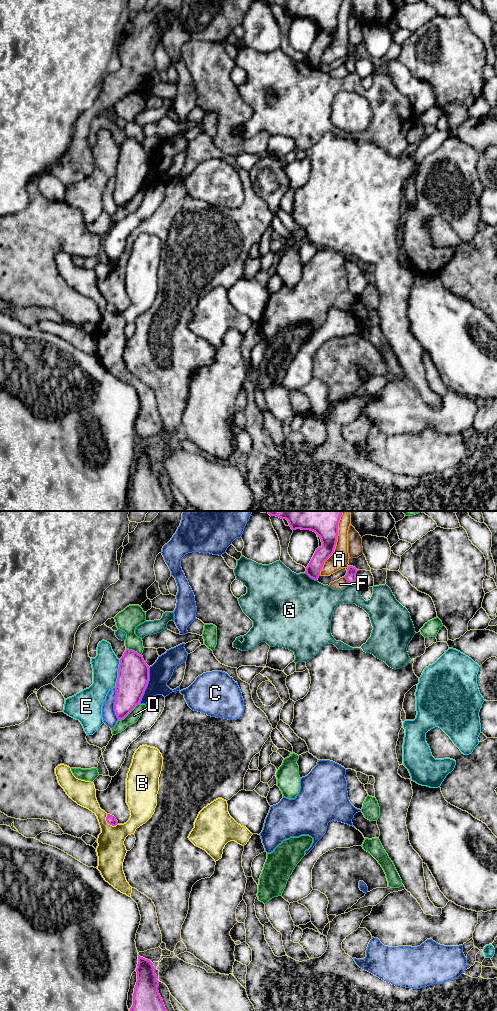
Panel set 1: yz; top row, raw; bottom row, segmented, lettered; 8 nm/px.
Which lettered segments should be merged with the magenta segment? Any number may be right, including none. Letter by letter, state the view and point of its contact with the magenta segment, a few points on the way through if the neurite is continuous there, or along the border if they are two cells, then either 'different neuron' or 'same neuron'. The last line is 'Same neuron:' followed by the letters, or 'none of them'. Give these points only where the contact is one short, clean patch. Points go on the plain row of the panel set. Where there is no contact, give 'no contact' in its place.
A: contact yz (335, 32); different neuron
B: contact yz (107, 310); different neuron
C: contact yz (146, 173); different neuron
D: contact yz (128, 201); different neuron
E: contact yz (118, 161); different neuron
F: contact yz (347, 69); different neuron
G: contact yz (311, 65); different neuron
Same neuron: none of them

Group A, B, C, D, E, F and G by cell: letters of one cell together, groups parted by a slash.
A / B / C / D / E / F / G

